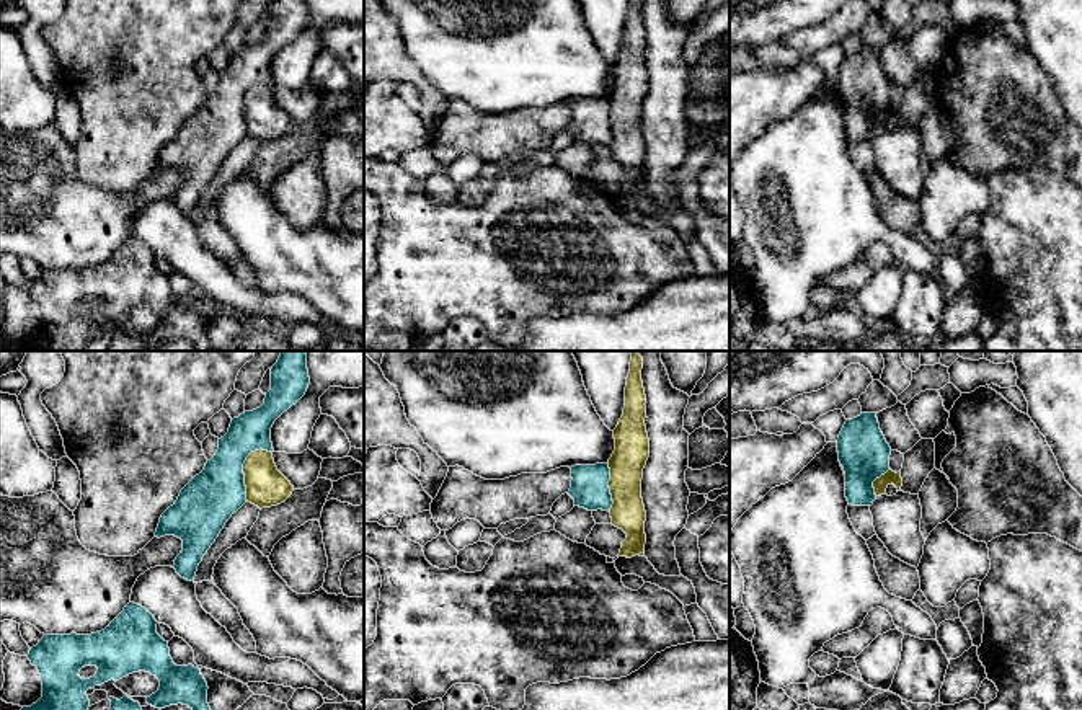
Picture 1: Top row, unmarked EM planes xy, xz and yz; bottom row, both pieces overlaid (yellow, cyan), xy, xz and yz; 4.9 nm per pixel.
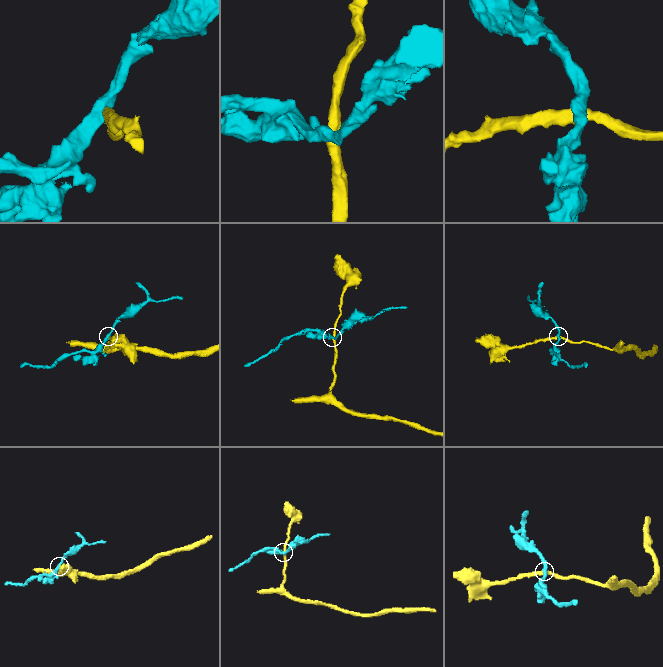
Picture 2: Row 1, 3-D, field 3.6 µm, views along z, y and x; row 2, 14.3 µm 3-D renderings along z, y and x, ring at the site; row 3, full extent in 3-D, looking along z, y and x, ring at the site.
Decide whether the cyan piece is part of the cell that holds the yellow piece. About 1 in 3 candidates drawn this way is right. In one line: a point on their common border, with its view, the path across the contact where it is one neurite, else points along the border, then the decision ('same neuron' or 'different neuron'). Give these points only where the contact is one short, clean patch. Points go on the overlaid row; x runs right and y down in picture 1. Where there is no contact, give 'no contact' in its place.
xy (243, 467) | along xy (271, 451), (253, 451), (247, 457), (243, 464), (245, 500) | different neuron

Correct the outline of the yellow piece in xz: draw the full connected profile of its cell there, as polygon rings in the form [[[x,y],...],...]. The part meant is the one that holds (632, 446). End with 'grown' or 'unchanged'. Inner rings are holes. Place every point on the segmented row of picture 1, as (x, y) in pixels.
[[[633,351],[625,387],[623,415],[614,429],[615,450],[609,459],[612,495],[612,526],[622,529],[627,539],[622,542],[619,557],[645,557],[646,511],[641,498],[643,468],[650,457],[646,433],[646,395],[641,380],[643,357]]]; unchanged

